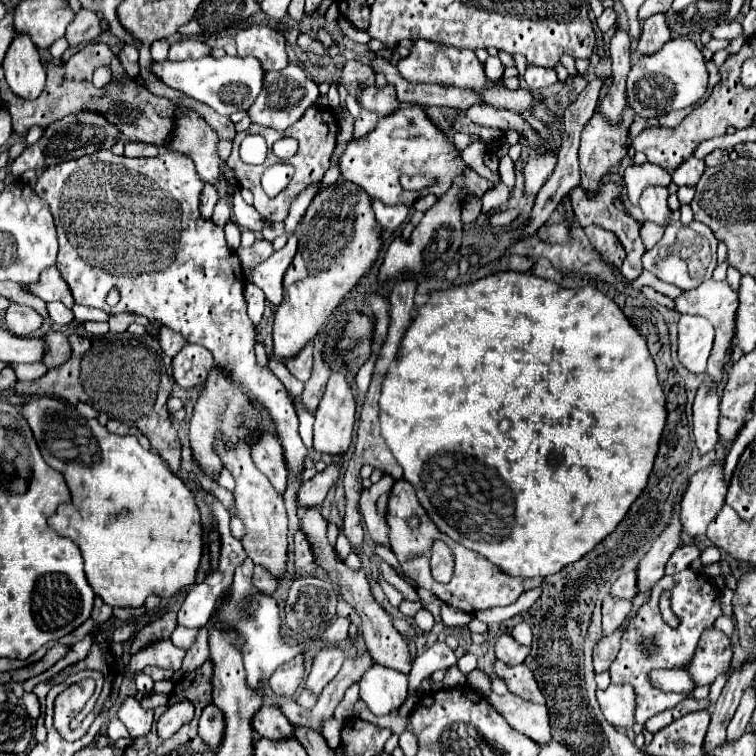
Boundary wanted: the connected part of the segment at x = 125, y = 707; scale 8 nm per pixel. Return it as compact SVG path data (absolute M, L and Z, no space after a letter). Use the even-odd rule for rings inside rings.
M127 697L117 709L117 717L125 723L131 737L141 737L151 729L153 709L143 709L135 697Z

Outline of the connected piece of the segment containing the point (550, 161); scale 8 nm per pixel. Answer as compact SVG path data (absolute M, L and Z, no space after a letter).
M543 151L537 157L529 159L525 167L525 193L527 195L539 193L539 189L545 185L545 181L553 173L555 165L557 165L557 157L553 155L553 151Z

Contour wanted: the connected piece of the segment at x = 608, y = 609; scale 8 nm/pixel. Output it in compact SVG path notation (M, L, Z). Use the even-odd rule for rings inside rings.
M607 595L603 599L603 633L605 635L613 633L623 623L623 619L631 611L631 607L633 607L633 603L629 599L615 599L615 597Z

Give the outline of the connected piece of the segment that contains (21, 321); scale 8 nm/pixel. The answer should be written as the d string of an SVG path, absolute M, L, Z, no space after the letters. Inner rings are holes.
M11 303L5 315L5 325L15 335L31 335L41 327L41 323L43 323L43 317L27 305Z

